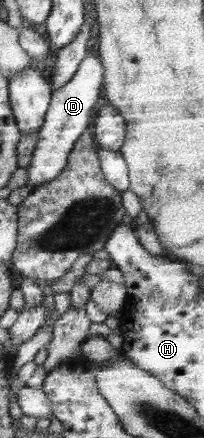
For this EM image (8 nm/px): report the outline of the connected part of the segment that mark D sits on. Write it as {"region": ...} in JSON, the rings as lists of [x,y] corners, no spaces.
{"region":[[[97,48],[81,62],[76,74],[60,90],[53,92],[50,108],[39,130],[39,141],[31,167],[28,169],[26,186],[32,191],[37,186],[57,177],[68,166],[71,152],[80,137],[91,125],[94,110],[103,101],[105,68]]]}

